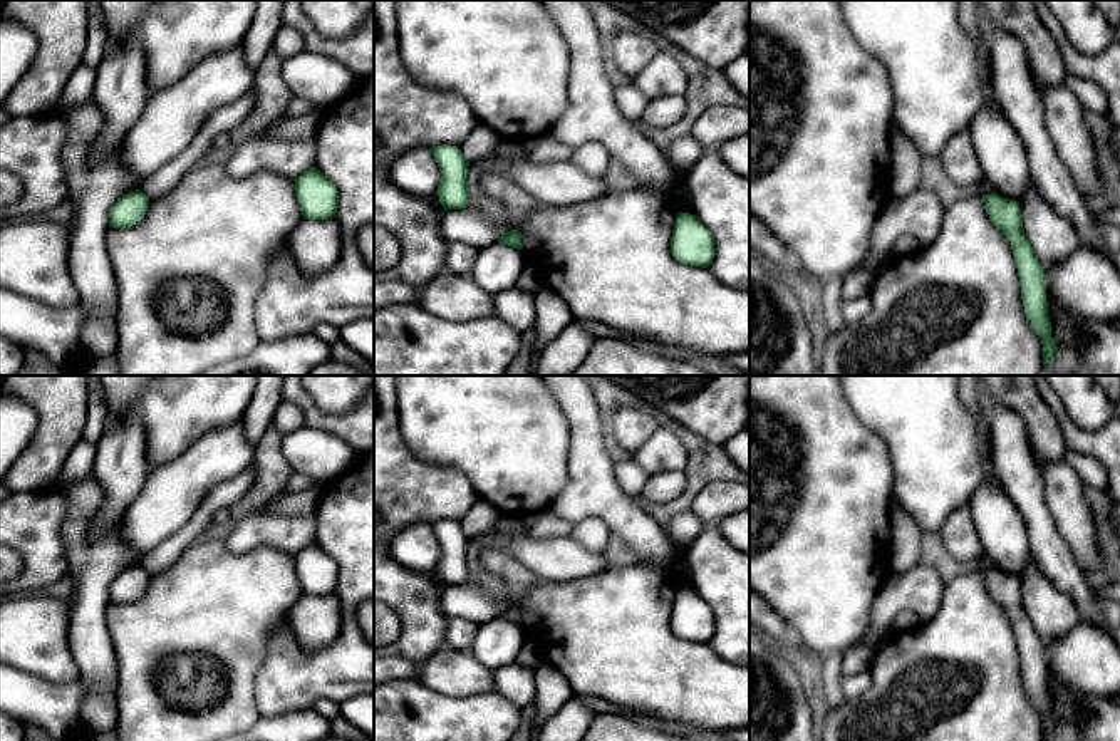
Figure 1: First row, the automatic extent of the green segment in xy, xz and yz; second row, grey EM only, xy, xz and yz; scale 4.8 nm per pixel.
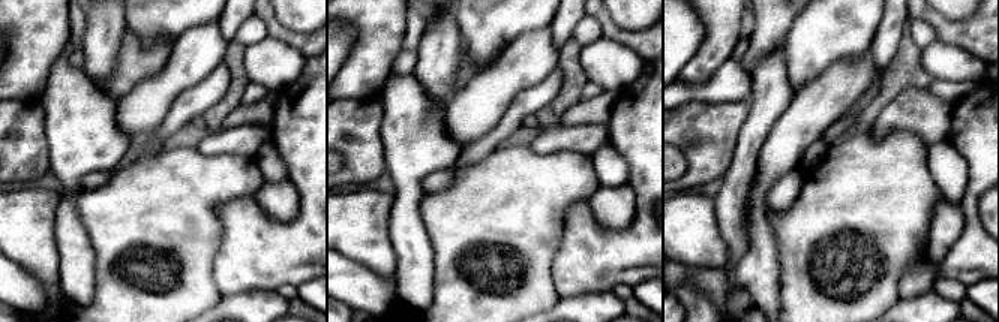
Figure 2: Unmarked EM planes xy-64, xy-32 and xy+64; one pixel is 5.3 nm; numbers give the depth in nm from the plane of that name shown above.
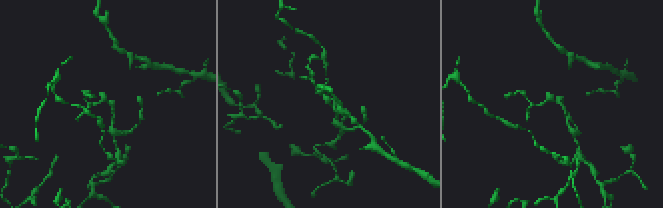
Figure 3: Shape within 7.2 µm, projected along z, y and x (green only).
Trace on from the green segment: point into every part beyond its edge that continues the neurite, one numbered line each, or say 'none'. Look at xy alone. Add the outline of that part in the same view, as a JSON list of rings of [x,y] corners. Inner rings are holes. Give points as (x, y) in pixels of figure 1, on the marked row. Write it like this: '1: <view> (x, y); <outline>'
none

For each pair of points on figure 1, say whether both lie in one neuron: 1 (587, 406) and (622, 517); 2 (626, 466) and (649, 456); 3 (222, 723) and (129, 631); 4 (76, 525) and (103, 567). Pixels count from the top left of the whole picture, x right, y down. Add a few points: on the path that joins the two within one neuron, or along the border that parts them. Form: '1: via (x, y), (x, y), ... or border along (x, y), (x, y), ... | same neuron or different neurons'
1: via (589, 433), (591, 480), (596, 490) | same neuron
2: border along (632, 458), (649, 475) | different neurons
3: via (185, 720), (156, 715), (141, 668) | same neuron
4: via (76, 535), (93, 557) | same neuron

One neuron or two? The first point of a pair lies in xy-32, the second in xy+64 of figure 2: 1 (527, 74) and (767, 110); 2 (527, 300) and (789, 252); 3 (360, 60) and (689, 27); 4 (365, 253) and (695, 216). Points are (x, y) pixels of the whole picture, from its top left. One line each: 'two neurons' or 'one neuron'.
1: two neurons
2: one neuron
3: two neurons
4: one neuron

